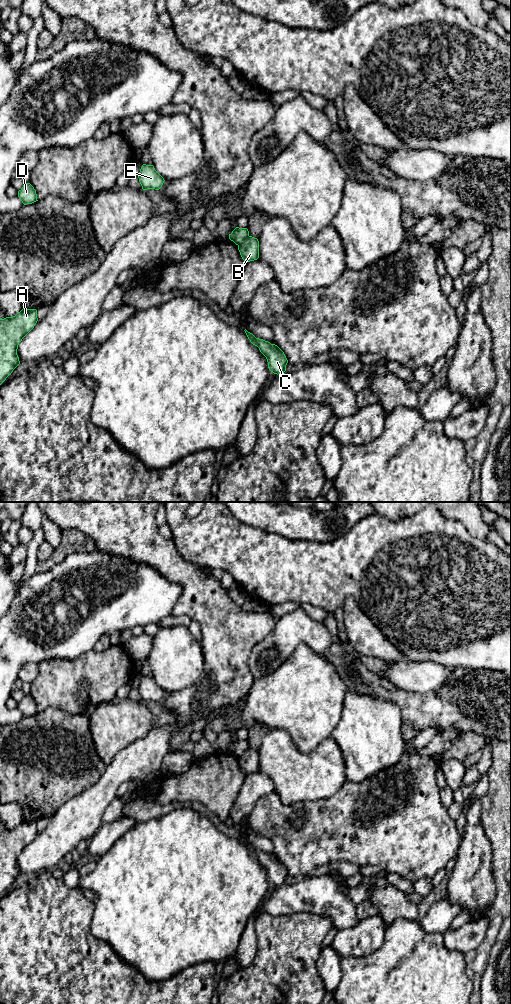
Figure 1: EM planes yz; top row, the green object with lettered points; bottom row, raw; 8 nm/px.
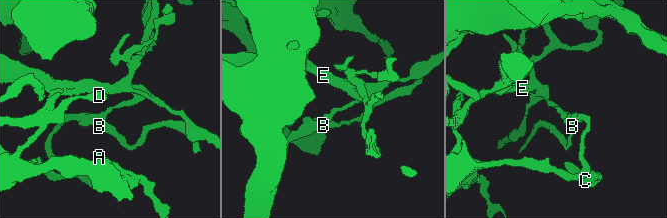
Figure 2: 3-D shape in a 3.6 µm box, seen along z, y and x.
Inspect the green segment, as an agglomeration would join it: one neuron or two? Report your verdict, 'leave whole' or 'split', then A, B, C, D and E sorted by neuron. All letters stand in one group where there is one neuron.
split; groups A B C D / E

